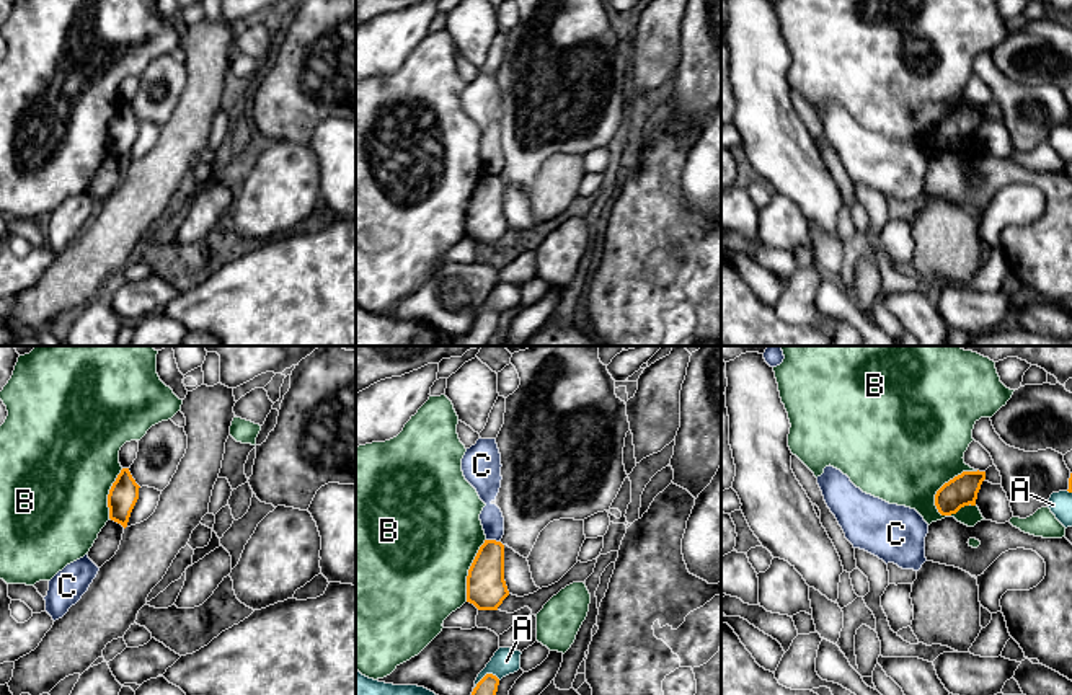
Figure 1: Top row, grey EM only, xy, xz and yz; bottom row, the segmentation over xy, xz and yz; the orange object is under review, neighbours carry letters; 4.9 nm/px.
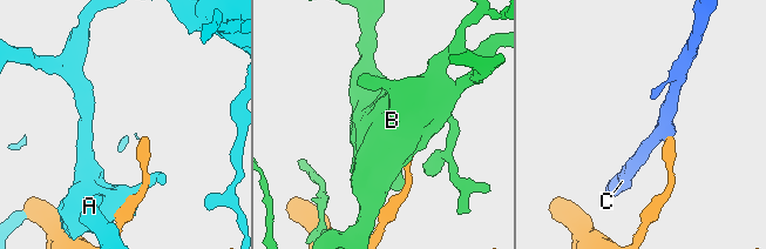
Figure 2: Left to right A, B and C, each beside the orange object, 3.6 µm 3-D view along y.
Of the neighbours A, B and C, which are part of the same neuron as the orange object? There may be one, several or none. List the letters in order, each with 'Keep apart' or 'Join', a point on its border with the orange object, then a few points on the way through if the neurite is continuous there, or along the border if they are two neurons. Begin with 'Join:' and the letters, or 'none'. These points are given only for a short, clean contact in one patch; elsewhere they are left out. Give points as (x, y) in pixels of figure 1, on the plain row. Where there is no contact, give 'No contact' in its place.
Join: none
A: Keep apart. Touches orange at xz (485, 310)
B: Keep apart. Touches orange at yz (945, 118)
C: Keep apart. Touches orange at xz (493, 175). Boundary: xz (487, 173), (500, 177)

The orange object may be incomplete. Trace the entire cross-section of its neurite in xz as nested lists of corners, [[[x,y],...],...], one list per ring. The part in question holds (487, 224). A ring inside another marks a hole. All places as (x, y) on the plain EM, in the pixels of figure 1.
[[[485,175],[467,210],[467,237],[478,245],[498,245],[509,230],[504,215],[504,179]]]

